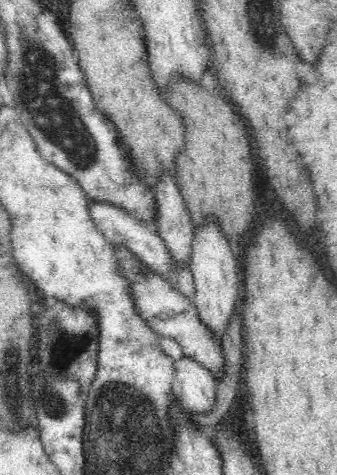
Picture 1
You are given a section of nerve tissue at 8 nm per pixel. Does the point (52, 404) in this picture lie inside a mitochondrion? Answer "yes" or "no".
yes

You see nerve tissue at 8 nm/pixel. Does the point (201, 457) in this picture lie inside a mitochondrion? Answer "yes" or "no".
no

